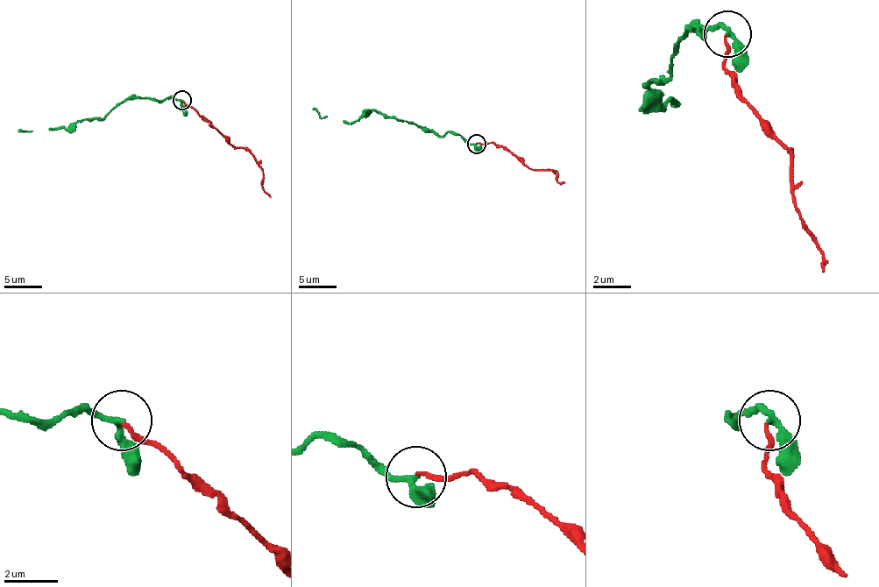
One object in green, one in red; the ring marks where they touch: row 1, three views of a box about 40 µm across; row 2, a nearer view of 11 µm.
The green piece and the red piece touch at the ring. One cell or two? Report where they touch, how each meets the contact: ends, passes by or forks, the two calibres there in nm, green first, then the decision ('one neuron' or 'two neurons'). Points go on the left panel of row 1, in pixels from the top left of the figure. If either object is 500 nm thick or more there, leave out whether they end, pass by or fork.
place (181, 100); green passes by; red ends; calibres 240 and 160 nm; one neuron

